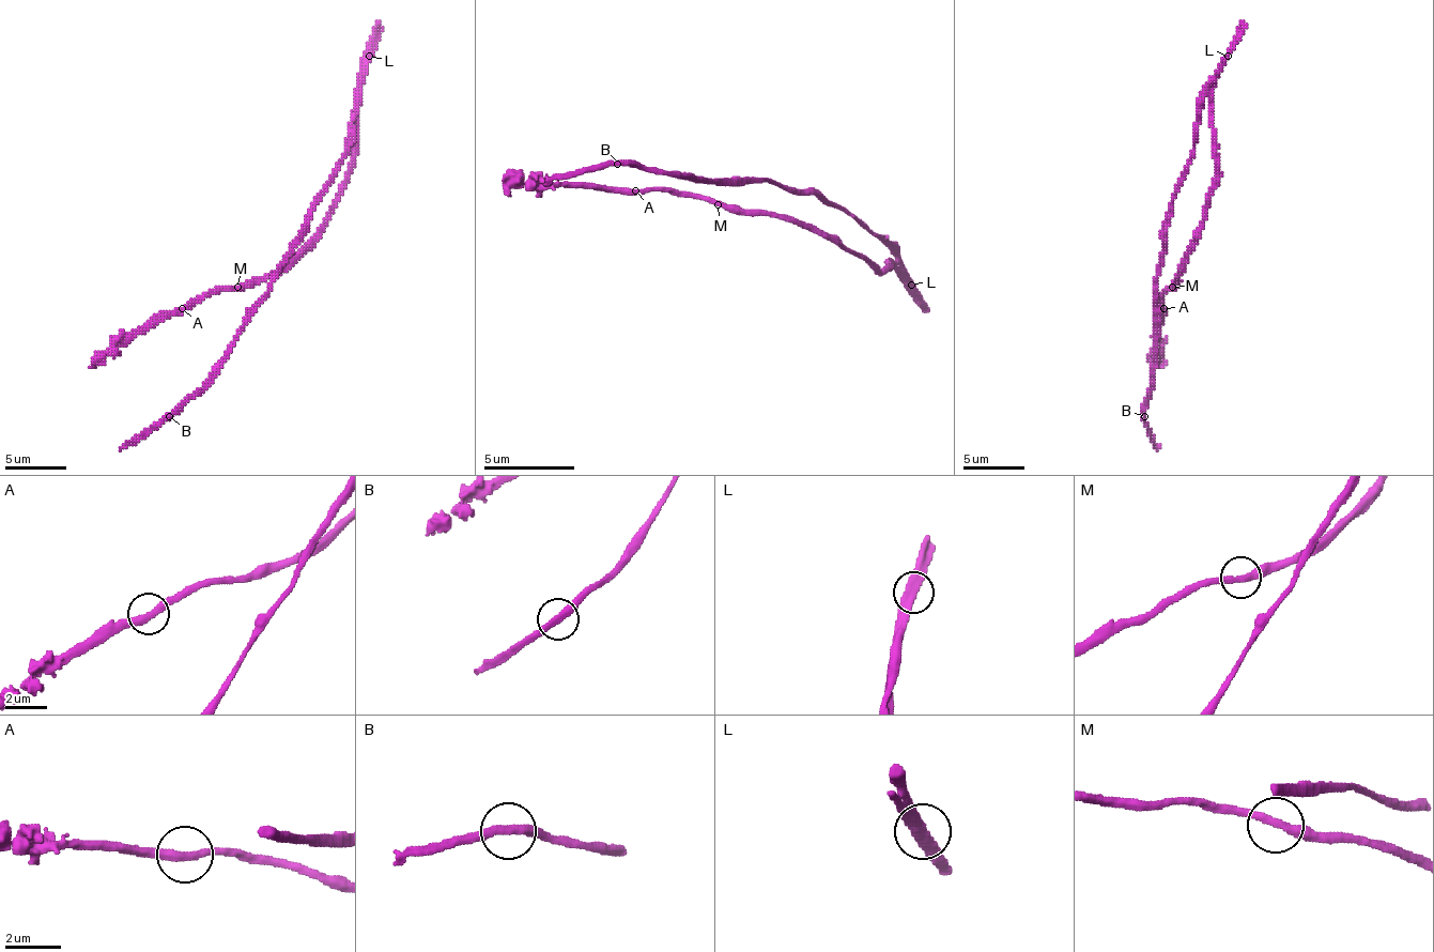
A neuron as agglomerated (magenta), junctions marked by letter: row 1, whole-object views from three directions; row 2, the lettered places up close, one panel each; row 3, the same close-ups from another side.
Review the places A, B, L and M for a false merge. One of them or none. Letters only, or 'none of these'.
L

